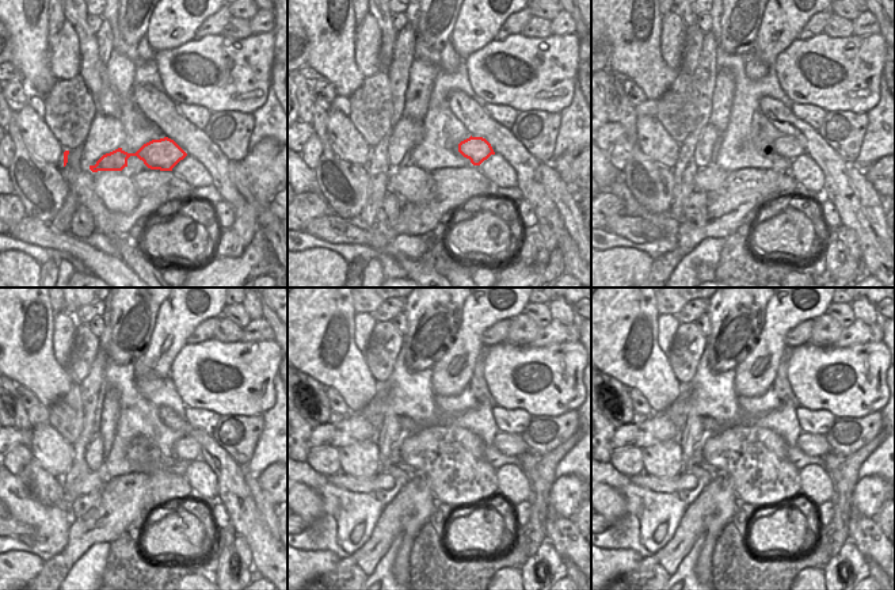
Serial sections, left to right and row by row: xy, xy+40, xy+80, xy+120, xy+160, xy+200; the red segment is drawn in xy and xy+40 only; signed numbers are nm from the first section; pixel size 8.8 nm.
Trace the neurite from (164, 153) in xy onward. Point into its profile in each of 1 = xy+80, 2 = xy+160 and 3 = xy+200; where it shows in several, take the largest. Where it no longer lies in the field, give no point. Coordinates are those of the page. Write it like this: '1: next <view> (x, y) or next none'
1: next xy+80 (789, 148)
2: next xy+160 (510, 444)
3: next xy+200 (812, 445)

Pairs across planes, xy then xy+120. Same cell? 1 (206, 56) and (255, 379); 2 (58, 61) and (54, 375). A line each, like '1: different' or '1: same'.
1: same
2: different

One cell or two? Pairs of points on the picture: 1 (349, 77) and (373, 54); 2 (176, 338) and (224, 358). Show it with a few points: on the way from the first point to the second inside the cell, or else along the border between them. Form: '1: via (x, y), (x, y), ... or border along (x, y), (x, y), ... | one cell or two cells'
1: border along (354, 37), (354, 63), (365, 77) | two cells
2: border along (186, 343), (175, 357), (171, 372) | two cells

